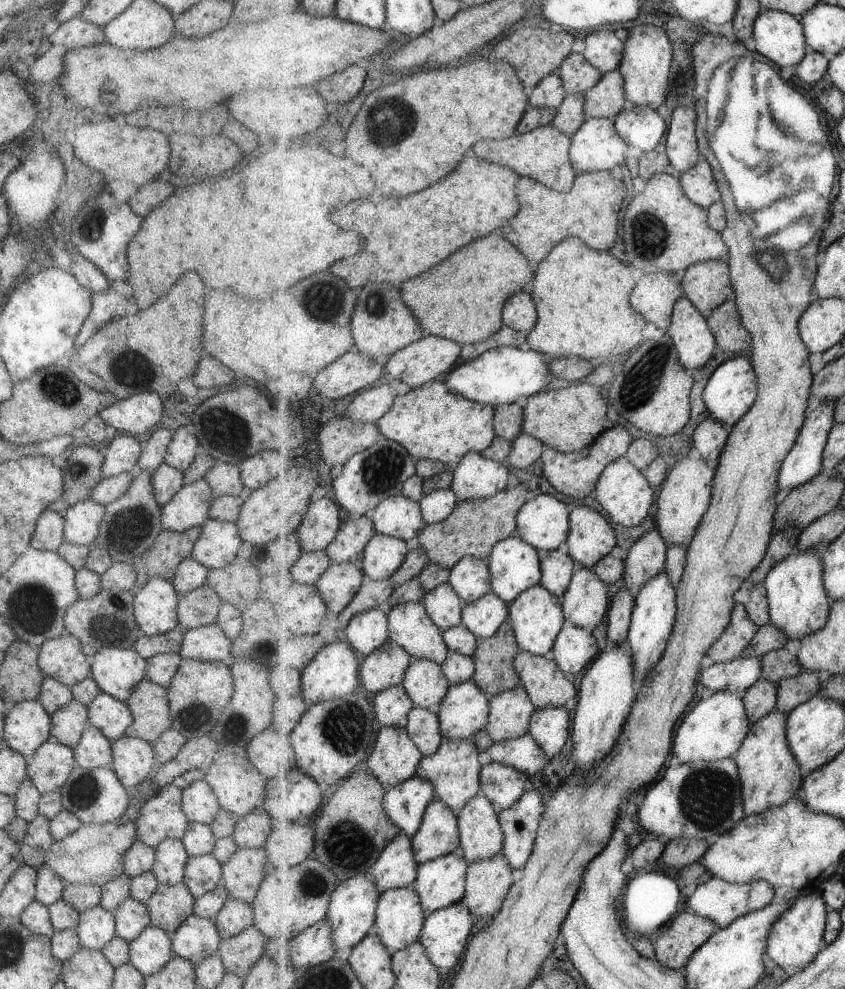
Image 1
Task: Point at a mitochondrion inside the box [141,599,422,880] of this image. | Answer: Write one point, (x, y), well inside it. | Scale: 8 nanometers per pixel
(346, 728)

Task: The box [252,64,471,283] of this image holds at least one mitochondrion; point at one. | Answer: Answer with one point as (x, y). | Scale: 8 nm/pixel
(382, 126)

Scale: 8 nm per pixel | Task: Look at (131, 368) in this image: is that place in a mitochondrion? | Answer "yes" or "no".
yes

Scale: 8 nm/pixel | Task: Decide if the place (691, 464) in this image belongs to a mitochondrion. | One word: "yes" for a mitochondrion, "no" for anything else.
no

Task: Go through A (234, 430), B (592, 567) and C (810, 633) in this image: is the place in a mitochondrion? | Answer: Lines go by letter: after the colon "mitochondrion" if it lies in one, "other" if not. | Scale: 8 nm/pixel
A: other
B: other
C: other

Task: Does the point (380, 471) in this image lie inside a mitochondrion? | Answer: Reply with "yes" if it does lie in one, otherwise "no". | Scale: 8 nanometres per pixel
yes

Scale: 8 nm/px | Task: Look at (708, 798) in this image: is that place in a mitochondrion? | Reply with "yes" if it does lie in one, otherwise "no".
yes

